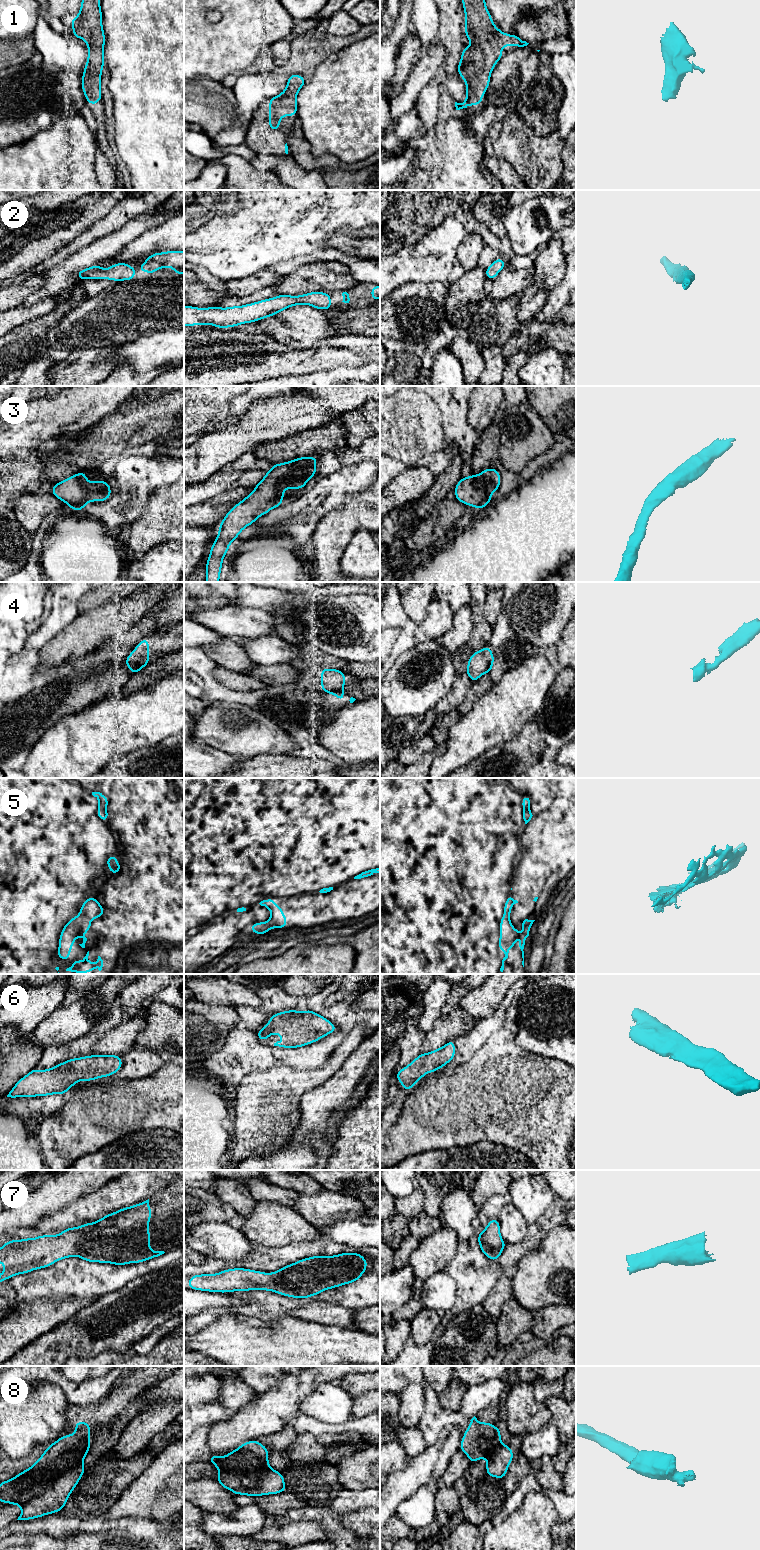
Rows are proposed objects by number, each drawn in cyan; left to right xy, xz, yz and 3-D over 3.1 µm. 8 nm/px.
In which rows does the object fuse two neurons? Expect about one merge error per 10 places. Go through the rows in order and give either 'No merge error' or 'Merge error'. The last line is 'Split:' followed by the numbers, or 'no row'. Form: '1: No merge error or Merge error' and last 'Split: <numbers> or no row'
1: No merge error
2: No merge error
3: No merge error
4: Merge error
5: No merge error
6: No merge error
7: No merge error
8: No merge error
Split: 4

